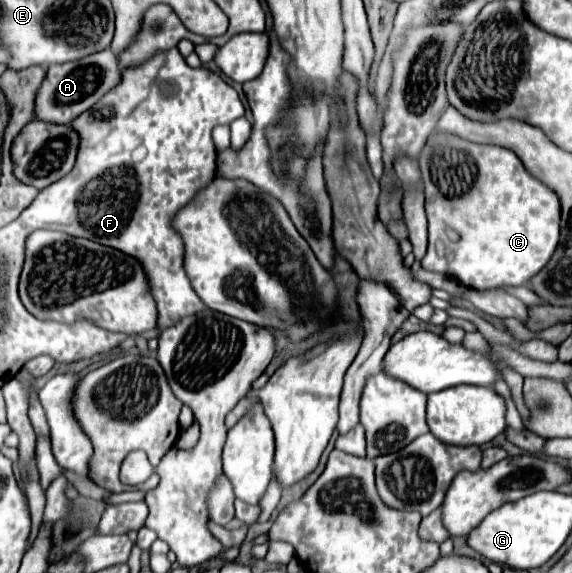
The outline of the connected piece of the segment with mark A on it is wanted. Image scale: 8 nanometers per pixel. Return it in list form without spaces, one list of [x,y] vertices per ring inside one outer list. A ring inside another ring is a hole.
[[[110,48],[90,54],[76,62],[52,64],[40,86],[40,94],[36,94],[36,118],[44,118],[48,122],[72,124],[74,118],[90,110],[106,92],[112,90],[112,86],[118,86],[120,80],[122,80],[122,70],[118,66],[118,56]]]

